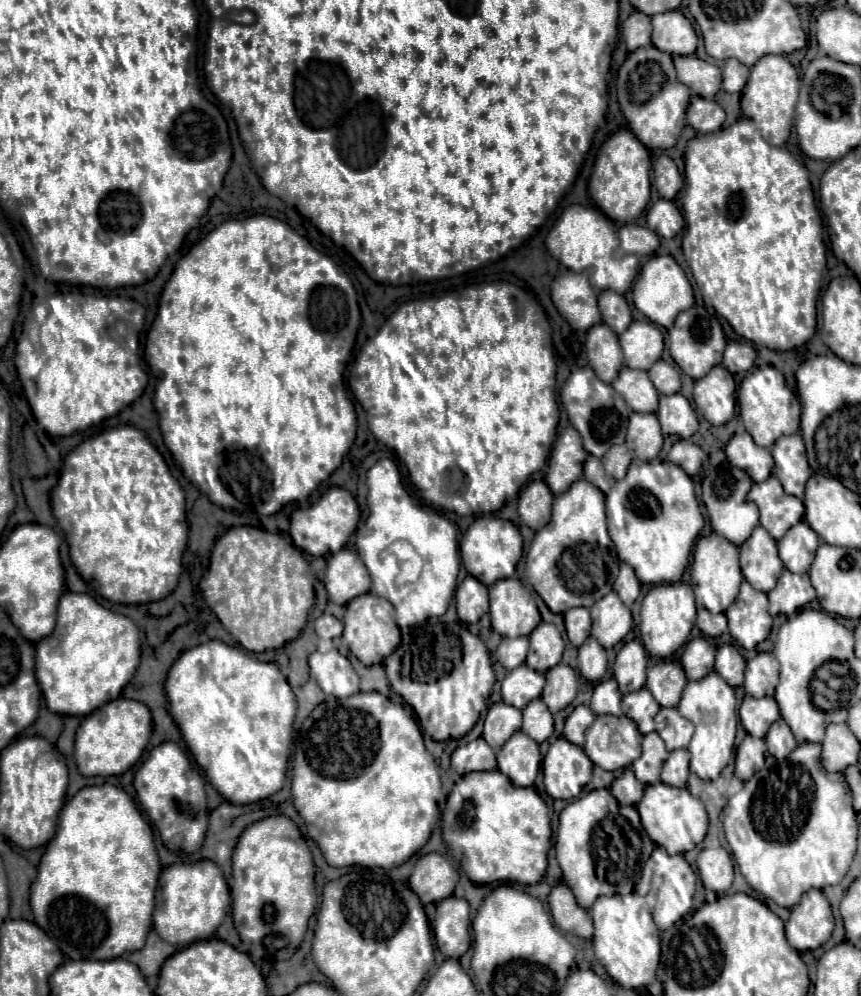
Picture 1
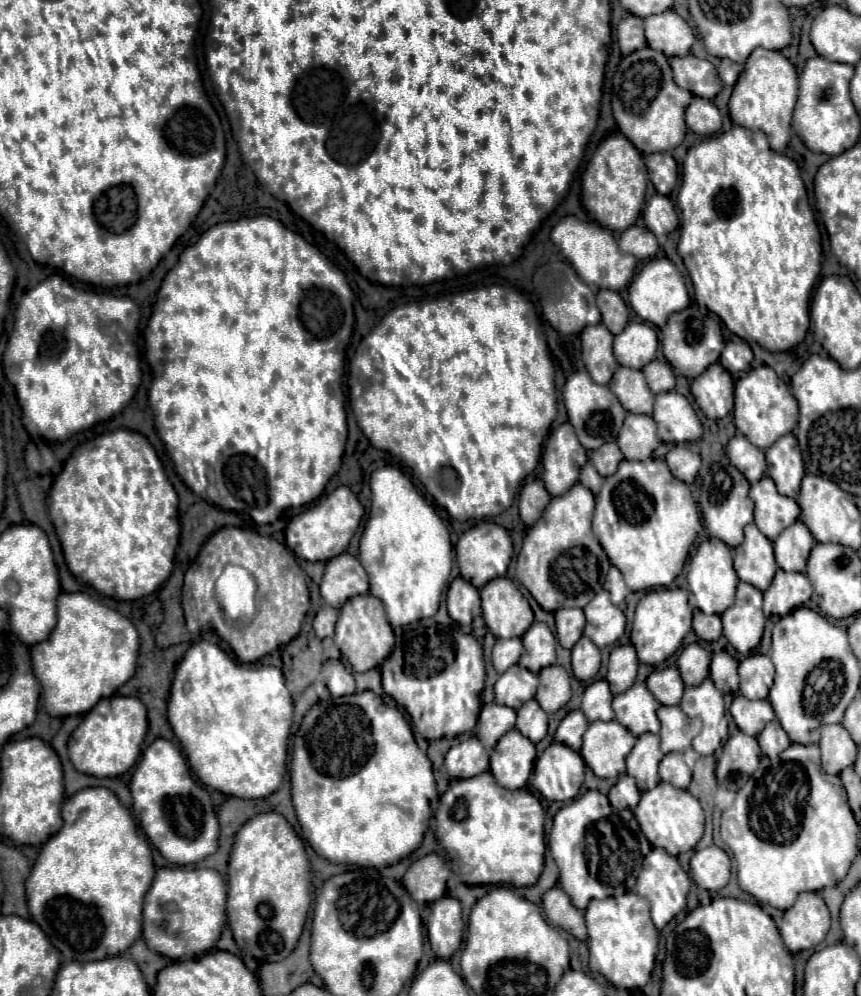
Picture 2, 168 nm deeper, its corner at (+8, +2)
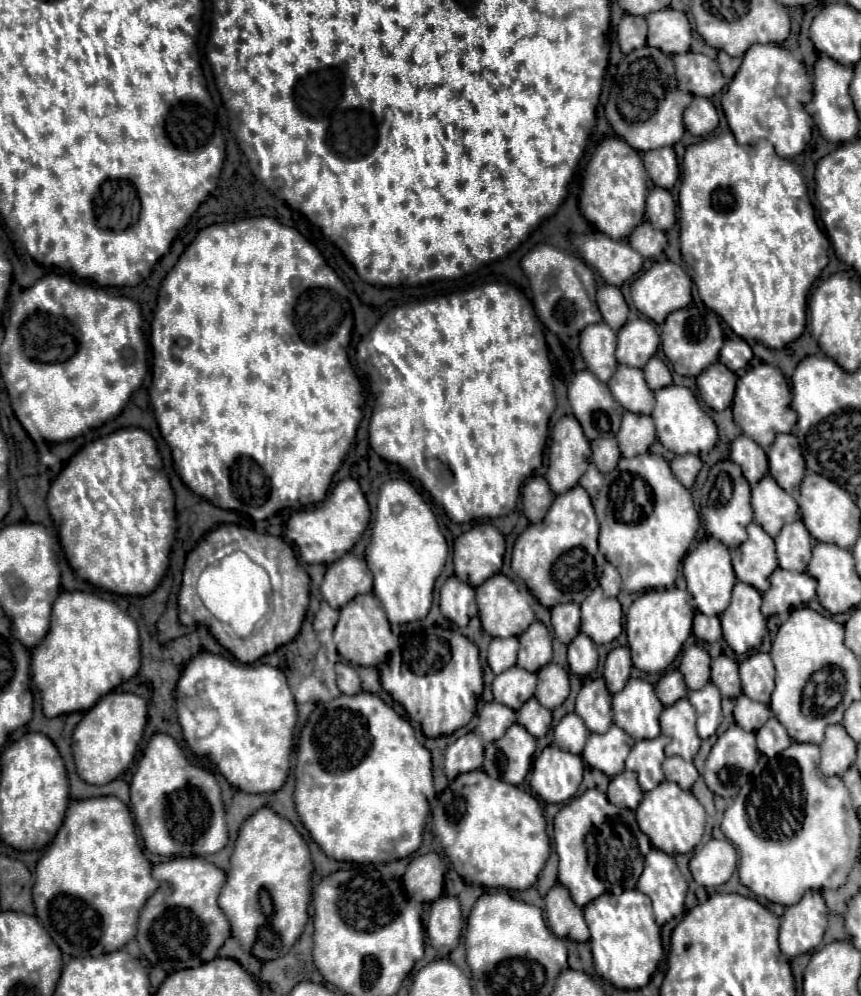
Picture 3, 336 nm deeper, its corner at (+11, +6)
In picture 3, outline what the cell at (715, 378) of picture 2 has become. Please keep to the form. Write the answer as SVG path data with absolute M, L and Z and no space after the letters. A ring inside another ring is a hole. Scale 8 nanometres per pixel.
M714 363L706 371L702 371L696 383L700 389L700 397L714 411L724 411L732 403L736 375L730 369L726 369L722 363Z

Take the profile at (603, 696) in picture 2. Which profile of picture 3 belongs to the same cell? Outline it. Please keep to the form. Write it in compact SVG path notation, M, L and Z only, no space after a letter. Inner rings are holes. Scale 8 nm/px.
M604 679L586 683L576 697L576 715L586 723L588 731L606 731L612 723L612 695Z

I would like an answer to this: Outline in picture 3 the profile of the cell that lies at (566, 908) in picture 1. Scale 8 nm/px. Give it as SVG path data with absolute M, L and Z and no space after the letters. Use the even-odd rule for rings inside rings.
M554 885L546 897L546 917L550 929L558 937L570 937L572 941L588 941L590 931L586 927L582 907L578 907L572 899L566 887Z

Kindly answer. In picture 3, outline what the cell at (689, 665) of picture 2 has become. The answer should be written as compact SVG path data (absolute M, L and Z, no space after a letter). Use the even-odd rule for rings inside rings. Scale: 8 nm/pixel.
M692 645L684 649L680 659L680 671L690 691L702 689L710 681L710 655L706 649Z

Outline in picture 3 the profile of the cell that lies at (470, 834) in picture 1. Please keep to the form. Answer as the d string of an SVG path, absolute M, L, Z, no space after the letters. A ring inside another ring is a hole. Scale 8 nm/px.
M482 769L460 775L448 785L438 797L432 821L434 835L442 843L456 873L466 883L488 889L524 891L532 887L550 853L540 803L510 783L490 779Z

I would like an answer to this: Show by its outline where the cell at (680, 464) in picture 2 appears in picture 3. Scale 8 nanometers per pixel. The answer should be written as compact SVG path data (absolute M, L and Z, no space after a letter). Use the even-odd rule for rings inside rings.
M676 455L672 461L670 461L670 467L676 475L676 479L684 485L684 487L692 487L694 485L694 479L698 475L698 471L702 469L702 461L698 455Z

